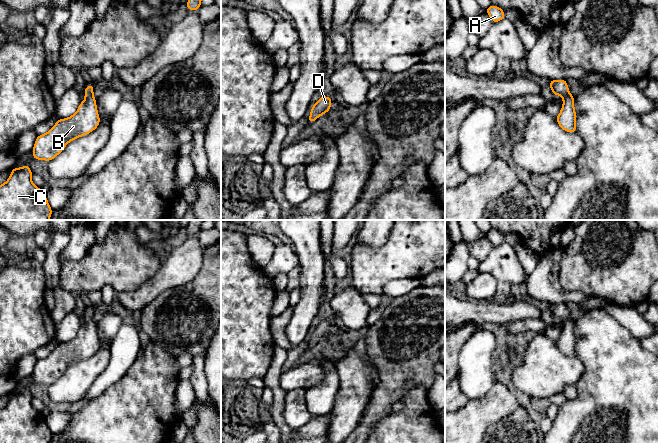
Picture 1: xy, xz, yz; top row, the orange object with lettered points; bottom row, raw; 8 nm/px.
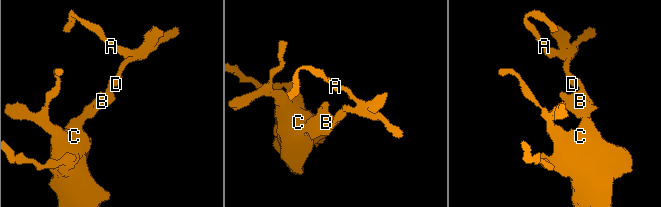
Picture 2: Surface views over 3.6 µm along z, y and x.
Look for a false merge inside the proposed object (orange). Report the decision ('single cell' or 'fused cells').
single cell

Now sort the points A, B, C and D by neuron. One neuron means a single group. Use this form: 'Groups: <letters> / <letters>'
Groups: A B C D

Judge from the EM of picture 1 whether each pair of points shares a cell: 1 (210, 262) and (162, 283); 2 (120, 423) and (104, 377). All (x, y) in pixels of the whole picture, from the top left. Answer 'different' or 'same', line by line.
1: different
2: different

